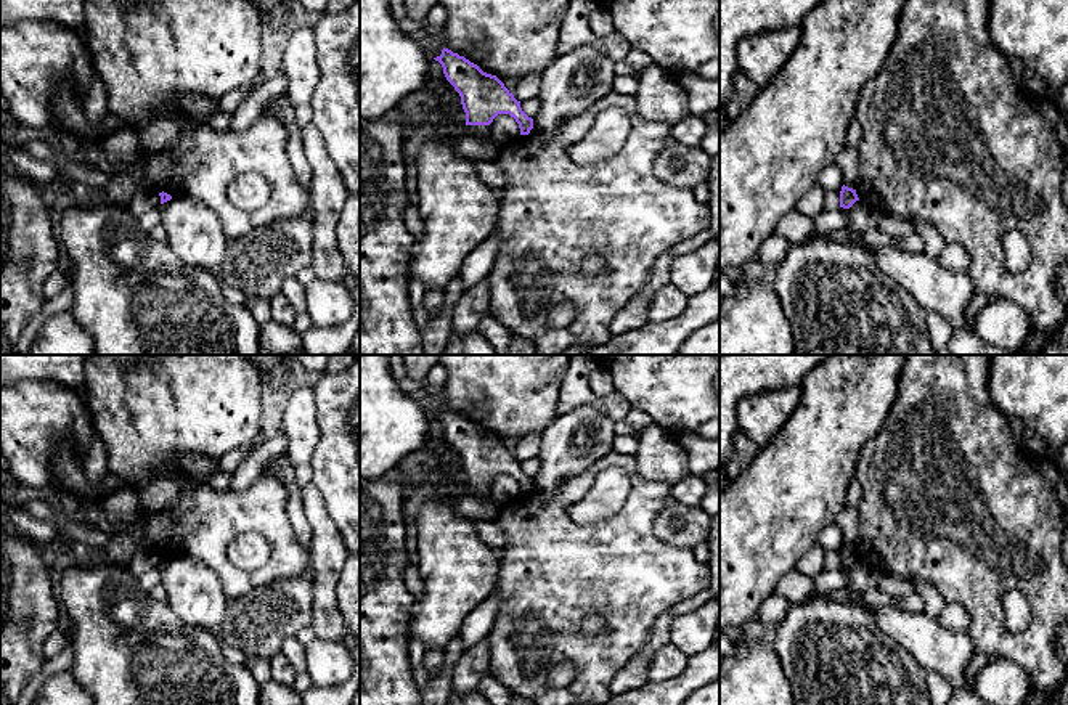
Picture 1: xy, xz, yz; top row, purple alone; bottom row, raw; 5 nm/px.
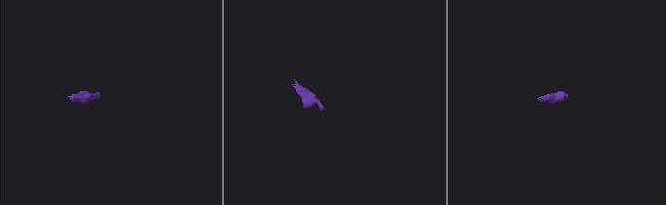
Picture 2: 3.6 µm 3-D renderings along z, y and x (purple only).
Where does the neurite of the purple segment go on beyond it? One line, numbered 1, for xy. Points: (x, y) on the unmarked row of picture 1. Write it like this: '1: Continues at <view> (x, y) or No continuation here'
1: No continuation here

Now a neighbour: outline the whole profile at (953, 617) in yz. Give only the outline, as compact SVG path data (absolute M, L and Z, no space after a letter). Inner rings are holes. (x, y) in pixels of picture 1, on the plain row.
M946 604L936 621L949 631L965 631L968 628L968 612L960 604Z

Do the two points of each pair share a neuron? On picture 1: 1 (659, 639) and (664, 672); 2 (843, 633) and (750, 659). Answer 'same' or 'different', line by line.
1: different
2: different

